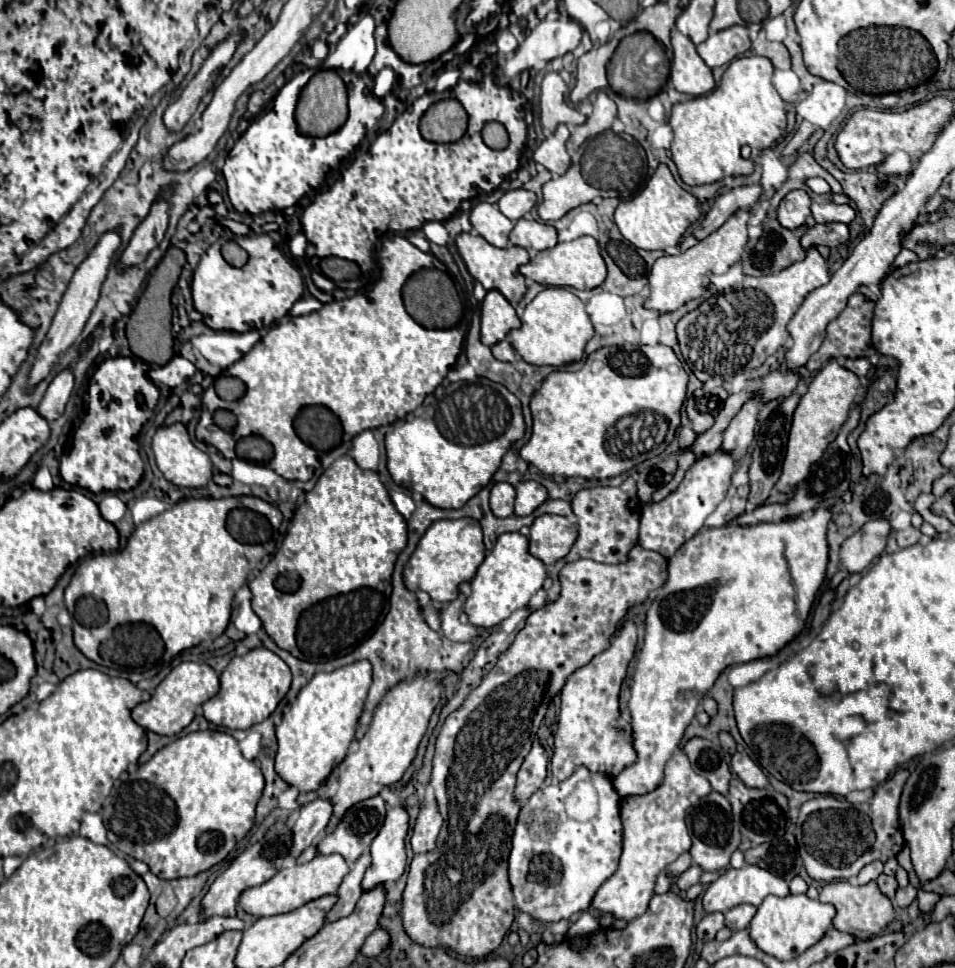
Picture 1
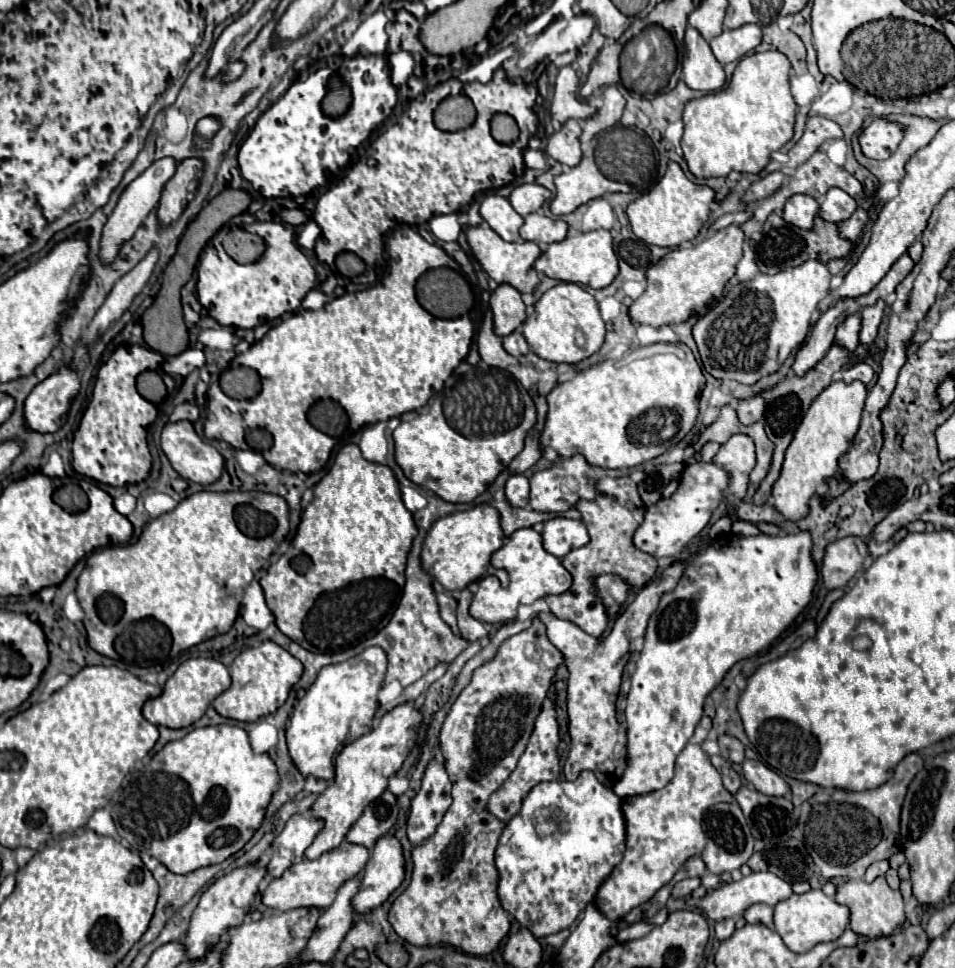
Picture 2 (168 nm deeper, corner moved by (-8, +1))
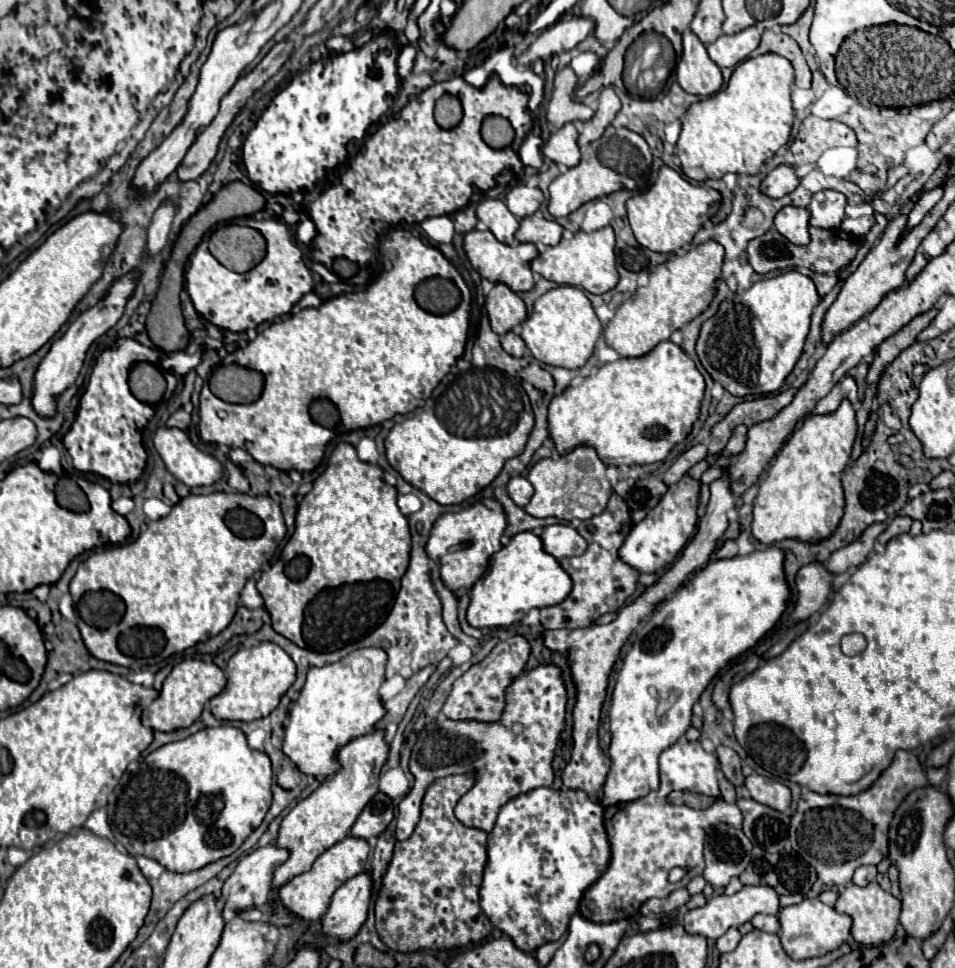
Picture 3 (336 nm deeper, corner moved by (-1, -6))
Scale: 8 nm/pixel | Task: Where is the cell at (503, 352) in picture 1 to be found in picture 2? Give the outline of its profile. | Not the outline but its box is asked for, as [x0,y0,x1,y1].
[503,329,529,357]

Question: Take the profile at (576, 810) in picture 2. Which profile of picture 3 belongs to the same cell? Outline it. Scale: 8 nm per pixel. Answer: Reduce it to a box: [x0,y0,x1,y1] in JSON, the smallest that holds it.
[480,788,610,952]

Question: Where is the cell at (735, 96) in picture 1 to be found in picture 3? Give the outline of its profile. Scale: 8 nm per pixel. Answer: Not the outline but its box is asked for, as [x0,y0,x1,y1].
[676,54,794,186]

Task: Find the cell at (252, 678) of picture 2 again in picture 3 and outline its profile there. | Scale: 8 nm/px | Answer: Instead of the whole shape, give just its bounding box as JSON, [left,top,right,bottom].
[210,642,296,722]

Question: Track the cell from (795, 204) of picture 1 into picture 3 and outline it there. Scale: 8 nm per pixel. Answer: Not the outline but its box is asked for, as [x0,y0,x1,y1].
[774,206,810,244]

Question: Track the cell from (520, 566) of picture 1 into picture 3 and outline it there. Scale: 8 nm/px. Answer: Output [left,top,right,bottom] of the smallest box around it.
[468,532,572,628]

